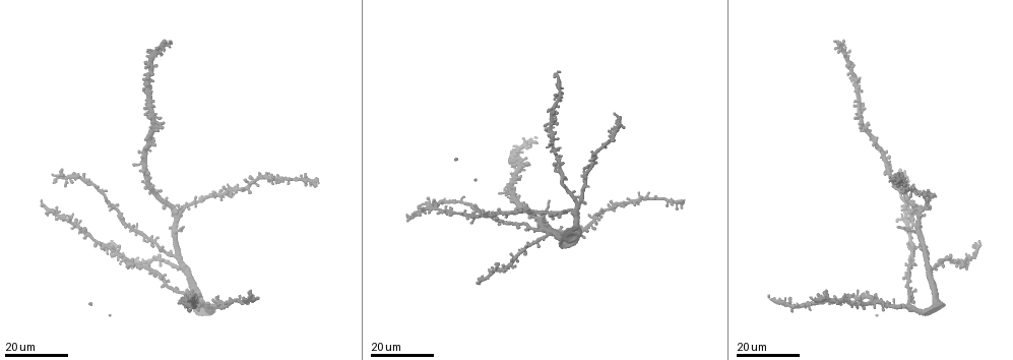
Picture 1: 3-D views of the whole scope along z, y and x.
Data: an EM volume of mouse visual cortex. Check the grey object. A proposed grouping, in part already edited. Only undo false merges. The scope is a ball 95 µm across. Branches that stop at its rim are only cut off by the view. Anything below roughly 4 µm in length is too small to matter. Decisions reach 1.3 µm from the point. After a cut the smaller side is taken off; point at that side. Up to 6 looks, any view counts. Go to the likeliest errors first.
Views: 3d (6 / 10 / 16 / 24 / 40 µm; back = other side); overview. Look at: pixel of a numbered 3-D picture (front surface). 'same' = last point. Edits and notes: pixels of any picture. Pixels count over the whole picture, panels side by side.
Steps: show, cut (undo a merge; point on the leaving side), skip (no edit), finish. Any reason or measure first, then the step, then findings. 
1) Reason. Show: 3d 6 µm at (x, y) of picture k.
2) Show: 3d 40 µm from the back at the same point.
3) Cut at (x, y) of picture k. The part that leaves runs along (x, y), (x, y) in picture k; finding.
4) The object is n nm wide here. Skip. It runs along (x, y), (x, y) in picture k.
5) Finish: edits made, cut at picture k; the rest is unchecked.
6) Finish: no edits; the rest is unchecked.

Thin arm on a thick one. Show: 3d 24 µm at (489, 214) of picture 1.

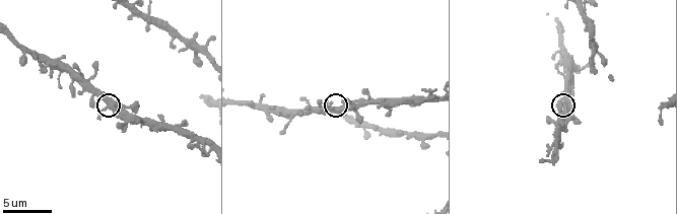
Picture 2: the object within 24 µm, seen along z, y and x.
Show: 3d 6 µm at (107, 106) of picture 2.

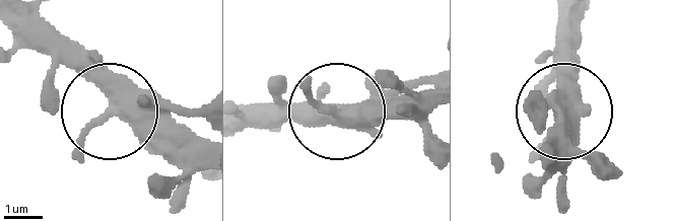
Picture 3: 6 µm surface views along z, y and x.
The side arm is 25 µm long; 3 arms meet here. Skip. Continuous, no second cell.

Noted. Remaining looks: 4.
Show: 3d 16 µm at (174, 231) of picture 1.

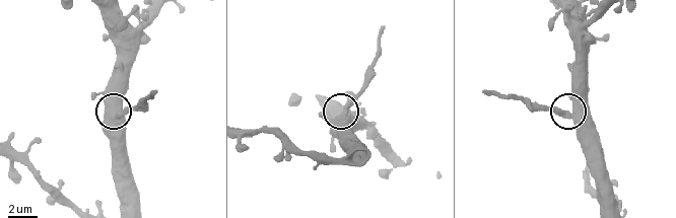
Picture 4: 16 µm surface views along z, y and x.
Show: 3d 10 µm at (347, 114) of picture 4.

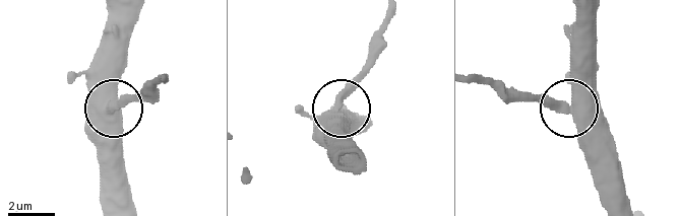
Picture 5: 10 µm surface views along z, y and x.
Show: 3d 6 µm at (566, 103) of picture 5.

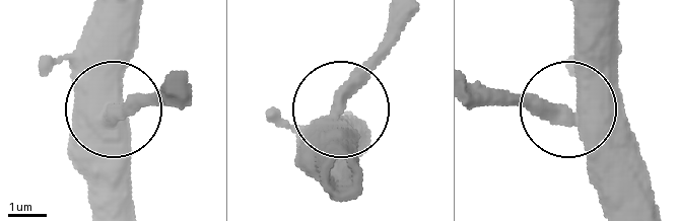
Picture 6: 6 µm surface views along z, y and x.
The side arm is 7 µm long. Cut at (133, 94) of picture 6. The part that leaves runs along (111, 117), (159, 87) in picture 6; two cells meet here.

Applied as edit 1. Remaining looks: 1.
Finish: edits made, cut at picture 6; the rest is unchecked.

